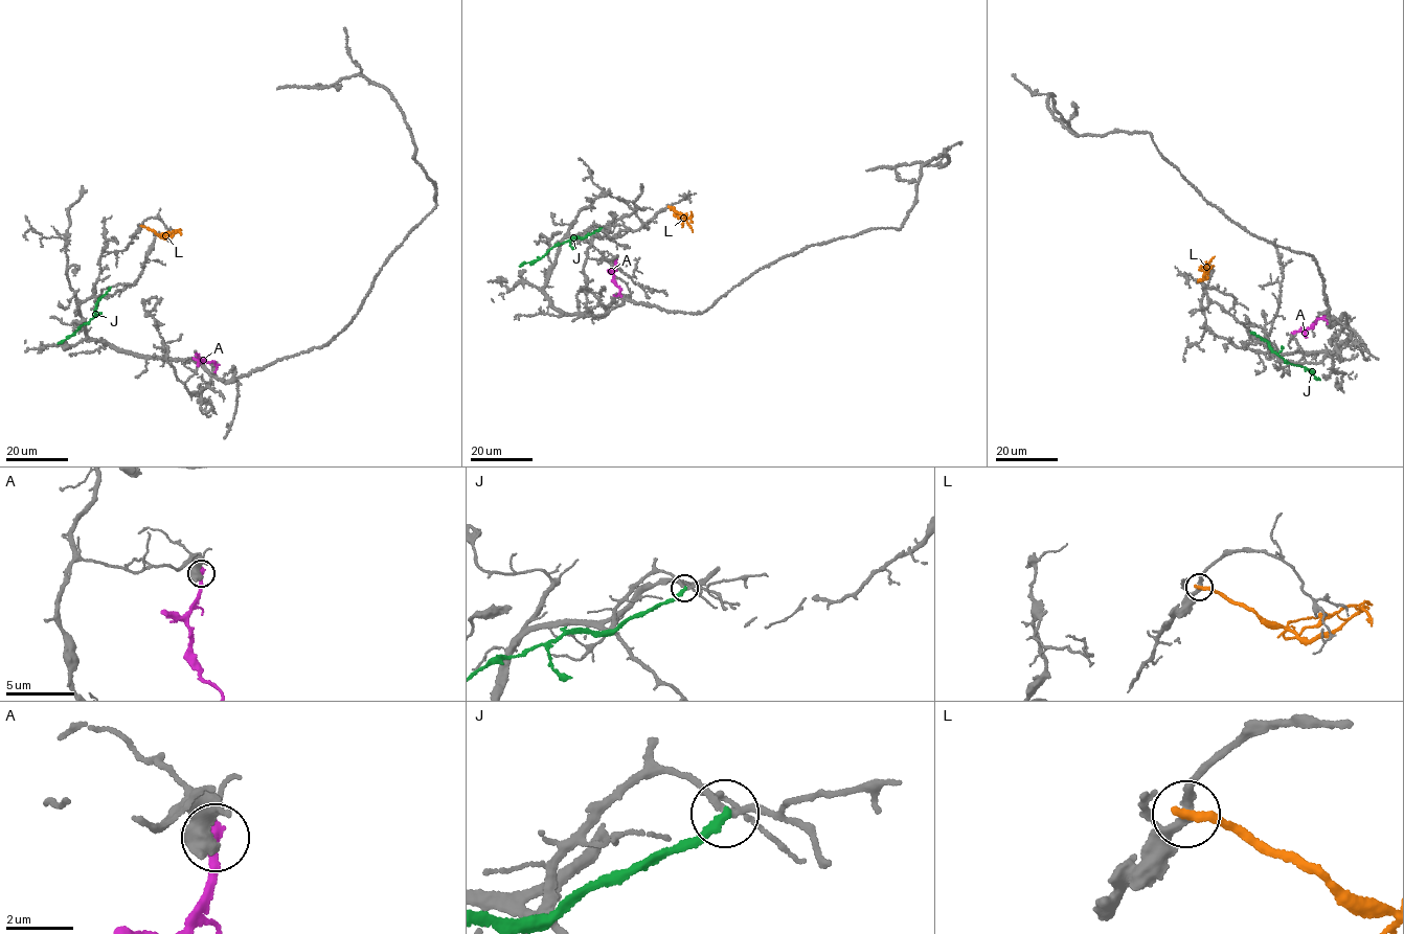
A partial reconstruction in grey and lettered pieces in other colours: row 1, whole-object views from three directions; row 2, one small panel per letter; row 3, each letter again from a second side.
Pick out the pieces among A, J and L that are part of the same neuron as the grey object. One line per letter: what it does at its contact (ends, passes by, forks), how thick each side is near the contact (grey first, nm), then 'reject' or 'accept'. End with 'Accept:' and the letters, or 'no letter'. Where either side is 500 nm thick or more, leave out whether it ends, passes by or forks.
A: it ends; calibres 480 and 280 nm; reject
J: it ends; calibres 180 and 260 nm; reject
L: it ends; calibres 260 and 300 nm; reject
Accept: no letter

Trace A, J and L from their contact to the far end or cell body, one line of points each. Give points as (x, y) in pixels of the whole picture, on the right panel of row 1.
A: (1293, 333), (1312, 327), (1316, 319), (1321, 317), (1328, 323)
J: (1251, 332), (1266, 341), (1270, 349), (1290, 364), (1301, 366), (1320, 379)
L: (1198, 281), (1207, 278), (1206, 269), (1215, 256)

